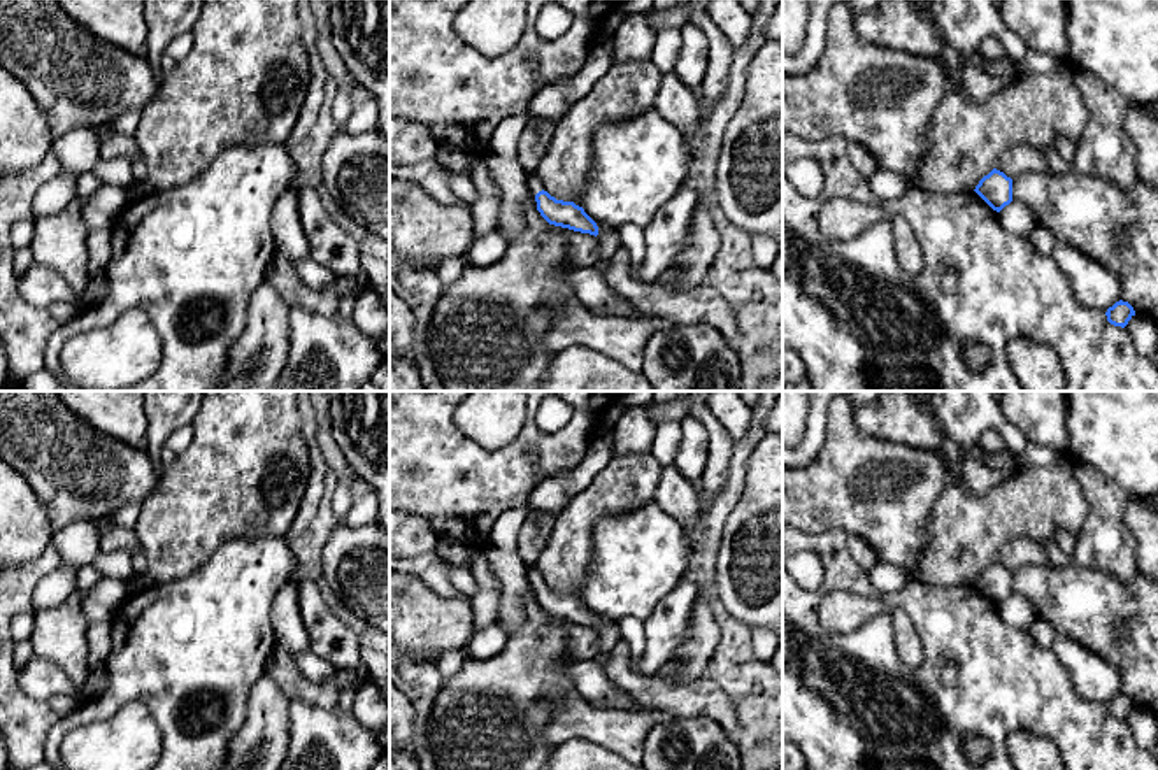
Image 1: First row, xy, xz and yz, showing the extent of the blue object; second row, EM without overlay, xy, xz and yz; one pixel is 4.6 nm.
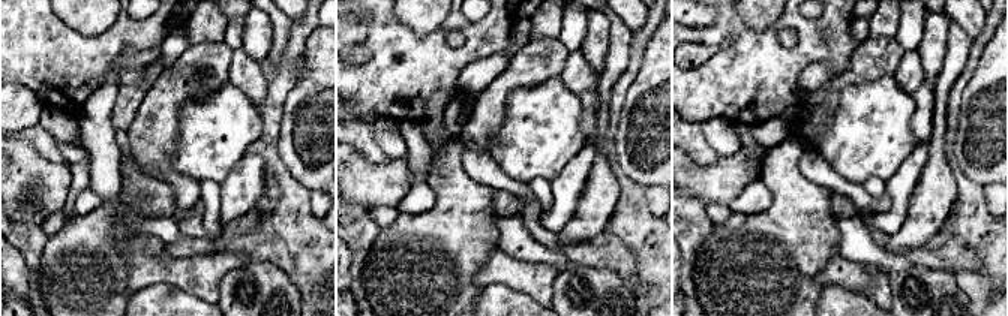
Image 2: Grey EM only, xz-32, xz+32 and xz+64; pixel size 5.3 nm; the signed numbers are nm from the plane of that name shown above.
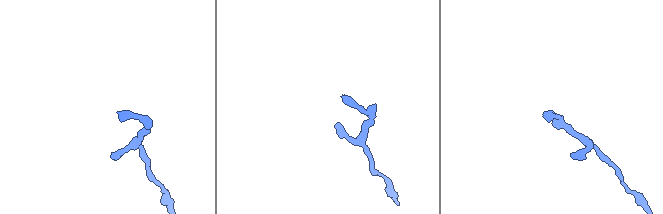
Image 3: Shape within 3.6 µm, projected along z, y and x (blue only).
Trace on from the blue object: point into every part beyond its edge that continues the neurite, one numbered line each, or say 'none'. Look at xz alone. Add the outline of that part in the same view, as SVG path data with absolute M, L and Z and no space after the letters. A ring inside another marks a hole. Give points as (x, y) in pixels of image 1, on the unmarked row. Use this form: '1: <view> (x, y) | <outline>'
1: xz (534, 572) | M530 565L526 568L526 575L528 575L528 581L532 582L533 588L537 588L539 584L542 584L539 565Z

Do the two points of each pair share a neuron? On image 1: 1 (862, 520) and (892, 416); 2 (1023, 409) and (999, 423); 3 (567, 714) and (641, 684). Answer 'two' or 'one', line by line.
1: two
2: two
3: two

